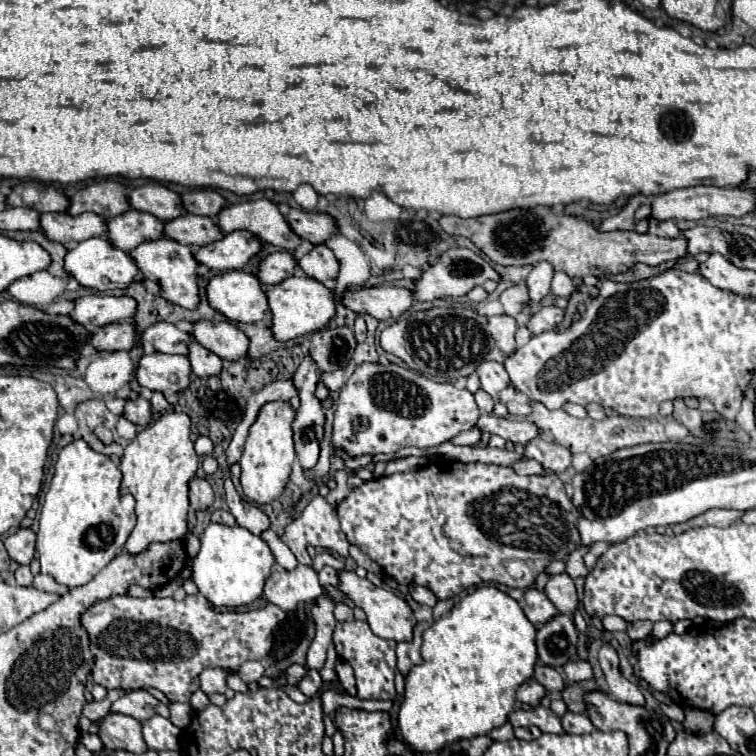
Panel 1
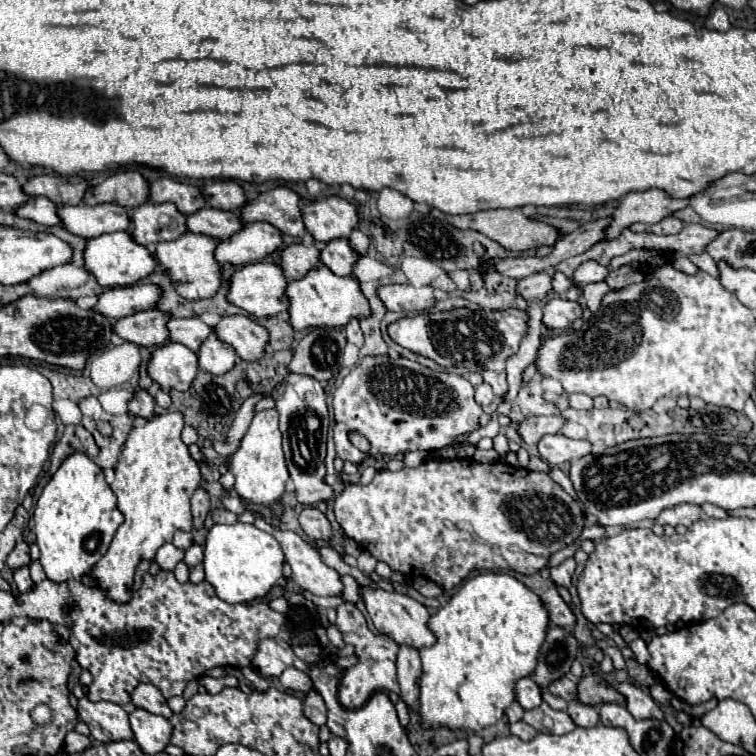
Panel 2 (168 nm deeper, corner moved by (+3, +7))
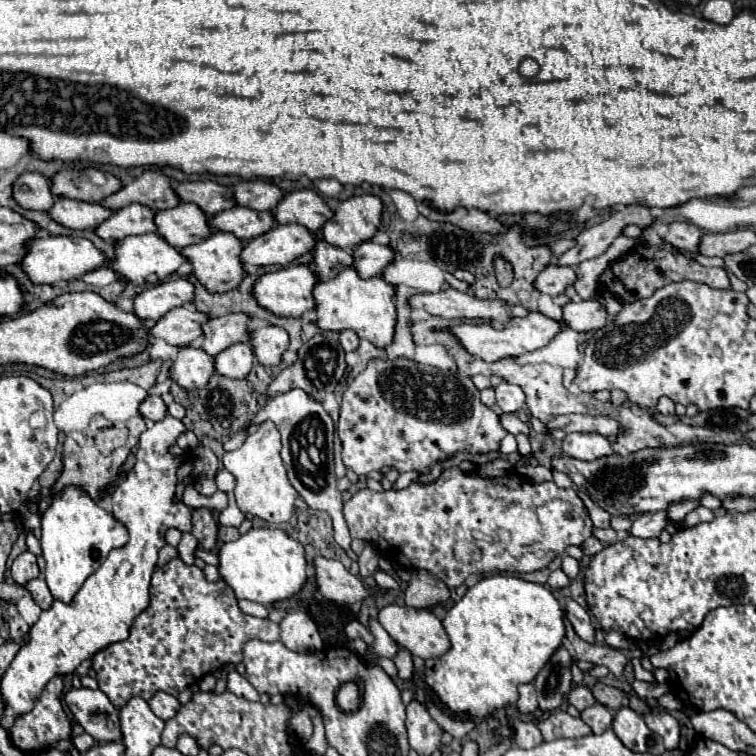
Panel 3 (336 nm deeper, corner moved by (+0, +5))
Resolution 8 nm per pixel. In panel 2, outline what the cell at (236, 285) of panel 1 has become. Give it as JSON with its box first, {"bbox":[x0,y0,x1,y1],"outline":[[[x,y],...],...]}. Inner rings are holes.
{"bbox":[229,263,289,317],"outline":[[[249,263],[235,271],[231,285],[229,285],[229,303],[245,309],[253,317],[271,317],[281,311],[289,309],[289,299],[285,295],[287,279],[283,275],[283,269],[273,263]]]}

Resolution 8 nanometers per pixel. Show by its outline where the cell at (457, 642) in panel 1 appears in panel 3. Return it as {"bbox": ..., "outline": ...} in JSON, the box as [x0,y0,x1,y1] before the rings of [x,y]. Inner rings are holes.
{"bbox":[424,573,564,717],"outline":[[[495,573],[472,585],[466,595],[448,609],[442,625],[450,637],[450,649],[436,657],[436,661],[426,661],[424,681],[436,693],[436,701],[450,709],[454,717],[488,717],[498,709],[516,705],[518,685],[532,683],[536,673],[562,643],[564,611],[556,597],[542,585],[528,583],[513,575]]]}

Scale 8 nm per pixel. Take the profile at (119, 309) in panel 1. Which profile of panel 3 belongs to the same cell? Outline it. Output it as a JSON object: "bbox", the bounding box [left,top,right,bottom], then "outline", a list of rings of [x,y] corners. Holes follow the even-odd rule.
{"bbox":[132,279,194,321],"outline":[[[170,279],[154,287],[144,289],[134,297],[132,313],[144,321],[158,321],[172,307],[180,307],[192,301],[194,287],[186,279]]]}

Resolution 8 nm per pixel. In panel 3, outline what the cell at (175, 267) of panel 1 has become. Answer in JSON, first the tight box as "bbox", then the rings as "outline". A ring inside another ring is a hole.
{"bbox":[180,231,244,291],"outline":[[[216,231],[200,243],[182,247],[180,253],[188,259],[196,279],[204,283],[208,291],[232,291],[232,287],[238,287],[244,277],[238,259],[240,249],[242,243],[232,233]]]}

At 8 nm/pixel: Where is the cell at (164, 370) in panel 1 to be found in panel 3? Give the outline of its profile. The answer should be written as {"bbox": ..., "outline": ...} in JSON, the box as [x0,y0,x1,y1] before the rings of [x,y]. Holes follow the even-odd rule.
{"bbox":[170,347,214,391],"outline":[[[180,347],[170,365],[170,377],[186,391],[204,387],[214,375],[214,361],[198,347]]]}

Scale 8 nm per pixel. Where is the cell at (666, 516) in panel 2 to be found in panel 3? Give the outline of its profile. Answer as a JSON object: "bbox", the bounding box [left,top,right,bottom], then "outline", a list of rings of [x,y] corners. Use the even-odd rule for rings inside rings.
{"bbox":[630,511,670,537],"outline":[[[656,511],[656,513],[644,513],[638,515],[632,523],[630,533],[636,537],[660,537],[660,533],[666,529],[666,525],[670,523],[668,513],[666,511]]]}

